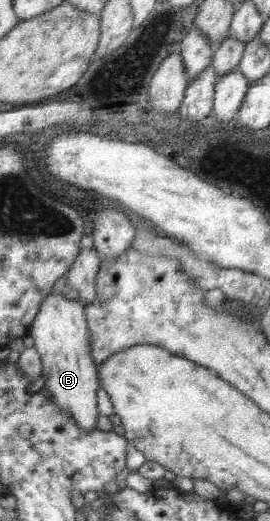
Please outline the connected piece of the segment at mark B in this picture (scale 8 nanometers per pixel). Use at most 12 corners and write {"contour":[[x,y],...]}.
{"contour":[[51,290],[28,334],[43,387],[96,429],[98,365],[83,305]]}

